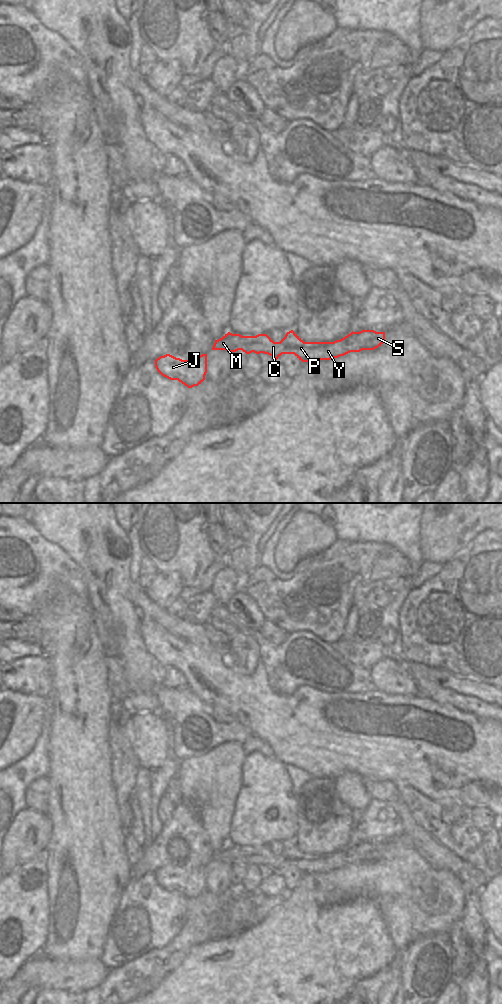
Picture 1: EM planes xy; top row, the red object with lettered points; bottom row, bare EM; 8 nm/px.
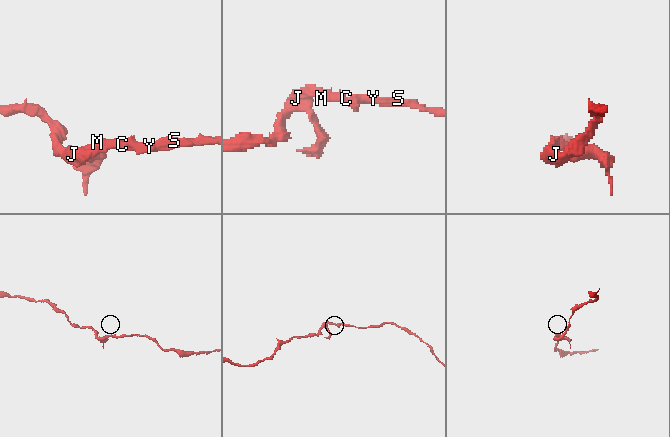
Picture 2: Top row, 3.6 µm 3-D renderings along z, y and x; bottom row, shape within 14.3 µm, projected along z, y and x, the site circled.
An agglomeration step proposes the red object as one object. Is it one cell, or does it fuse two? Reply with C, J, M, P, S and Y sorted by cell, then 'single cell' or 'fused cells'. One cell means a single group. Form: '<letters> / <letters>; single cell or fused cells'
C J M P S Y; single cell

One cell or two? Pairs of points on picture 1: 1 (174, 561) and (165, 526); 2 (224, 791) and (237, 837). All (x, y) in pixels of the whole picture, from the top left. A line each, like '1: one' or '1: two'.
1: one
2: two

